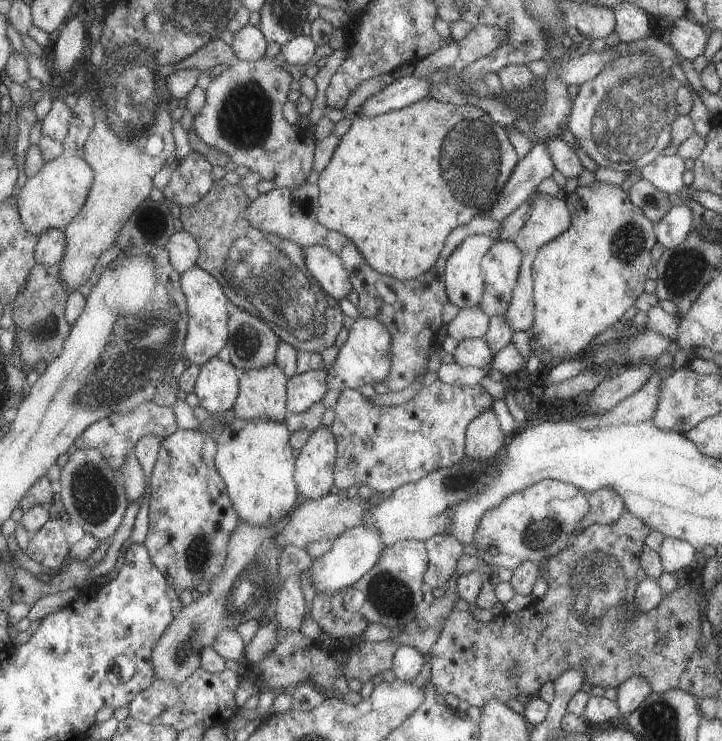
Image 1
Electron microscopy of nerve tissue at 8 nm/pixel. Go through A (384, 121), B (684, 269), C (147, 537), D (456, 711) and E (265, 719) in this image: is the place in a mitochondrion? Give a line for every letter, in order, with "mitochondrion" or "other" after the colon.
A: other
B: mitochondrion
C: other
D: other
E: other

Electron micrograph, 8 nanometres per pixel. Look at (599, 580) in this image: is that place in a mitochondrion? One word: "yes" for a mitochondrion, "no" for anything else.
yes

